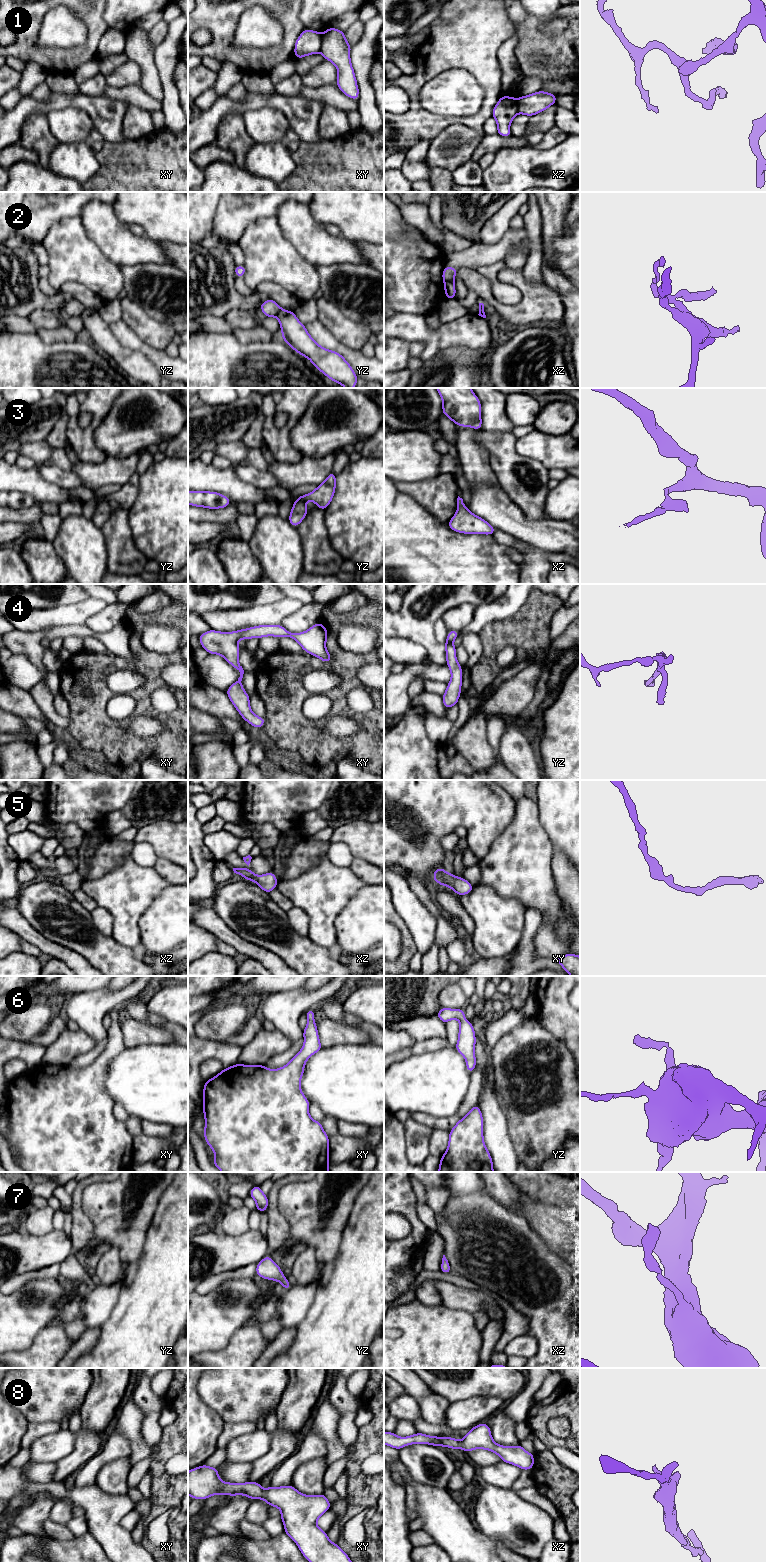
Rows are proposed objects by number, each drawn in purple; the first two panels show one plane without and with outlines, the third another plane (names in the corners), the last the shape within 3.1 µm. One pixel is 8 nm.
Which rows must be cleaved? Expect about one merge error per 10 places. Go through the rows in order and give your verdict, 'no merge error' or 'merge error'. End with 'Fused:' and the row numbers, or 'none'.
1: merge error
2: merge error
3: no merge error
4: no merge error
5: no merge error
6: no merge error
7: no merge error
8: no merge error
Fused: 1, 2

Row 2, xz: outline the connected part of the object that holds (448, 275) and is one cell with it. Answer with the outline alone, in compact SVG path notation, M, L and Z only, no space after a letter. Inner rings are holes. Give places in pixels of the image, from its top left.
M445 266L442 272L442 279L444 283L447 282L454 282L455 281L455 275L459 268L456 267L447 267Z

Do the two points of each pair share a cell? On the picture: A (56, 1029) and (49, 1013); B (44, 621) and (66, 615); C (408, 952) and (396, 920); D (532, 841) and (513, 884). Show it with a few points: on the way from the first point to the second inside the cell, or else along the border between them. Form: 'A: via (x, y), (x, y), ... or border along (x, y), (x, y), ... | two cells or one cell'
A: border along (57, 1014), (42, 1032), (35, 1035) | two cells
B: via (49, 618), (61, 615) | one cell
C: via (407, 944), (405, 932), (402, 928) | one cell
D: via (523, 852), (513, 873) | one cell

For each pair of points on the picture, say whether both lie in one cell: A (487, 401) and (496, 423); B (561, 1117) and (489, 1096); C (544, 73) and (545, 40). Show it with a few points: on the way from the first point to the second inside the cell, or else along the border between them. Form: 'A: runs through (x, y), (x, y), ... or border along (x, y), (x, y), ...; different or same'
A: runs through (492, 406), (494, 418); same
B: border along (491, 1075), (494, 1081), (496, 1097), (506, 1120); different
C: runs through (552, 66), (554, 64), (553, 48); same

